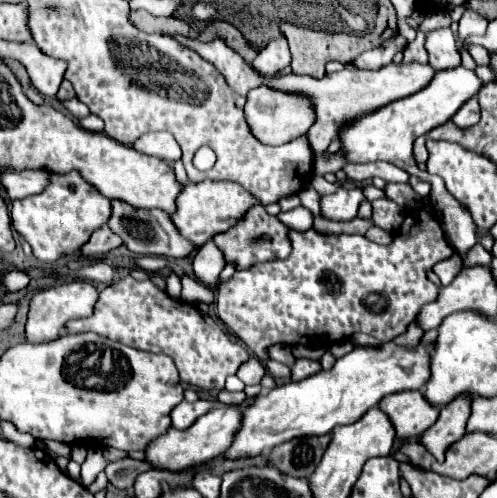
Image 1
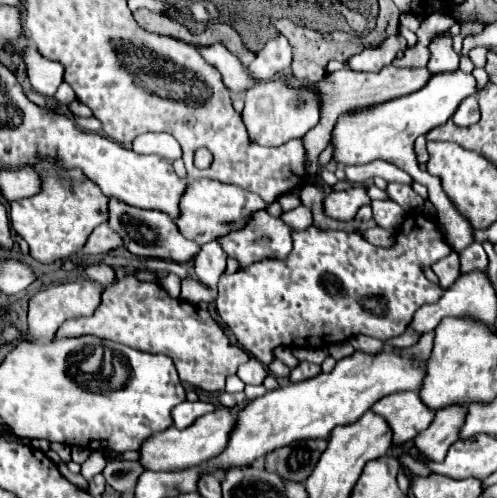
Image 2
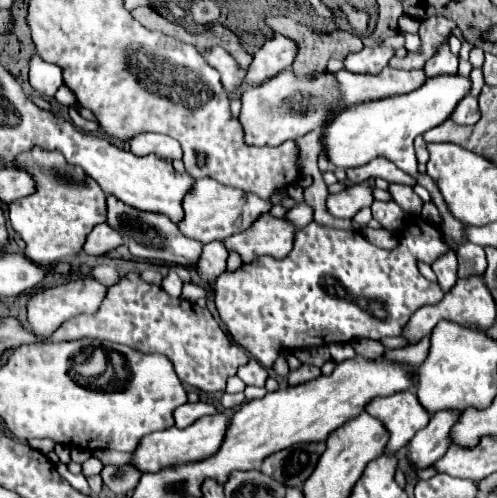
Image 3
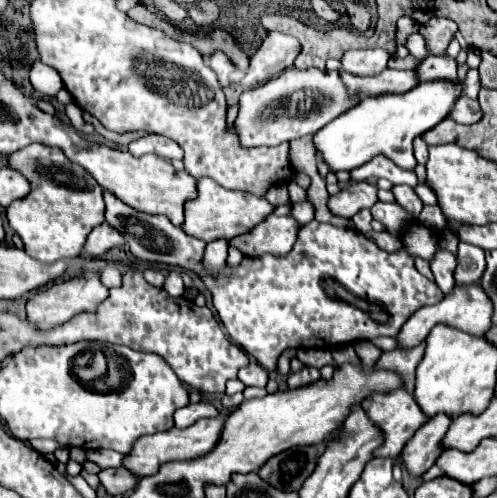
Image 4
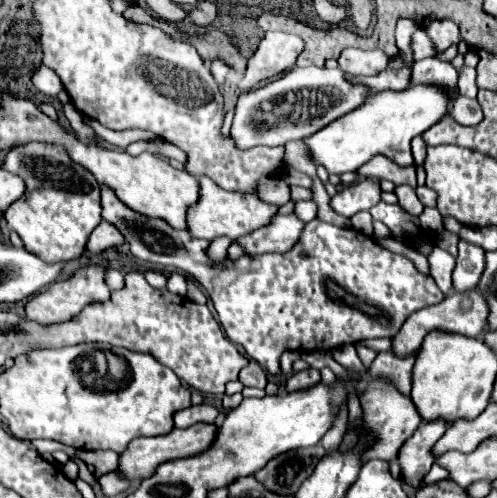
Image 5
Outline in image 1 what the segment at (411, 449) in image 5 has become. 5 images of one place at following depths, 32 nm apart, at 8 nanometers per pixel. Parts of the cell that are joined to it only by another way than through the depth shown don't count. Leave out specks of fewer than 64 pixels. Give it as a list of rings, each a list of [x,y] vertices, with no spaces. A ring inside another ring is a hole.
[[[460,396],[460,400],[452,400],[446,404],[438,416],[438,420],[420,436],[420,442],[434,454],[436,460],[444,460],[444,452],[450,444],[460,440],[466,432],[466,422],[470,416],[468,396]]]

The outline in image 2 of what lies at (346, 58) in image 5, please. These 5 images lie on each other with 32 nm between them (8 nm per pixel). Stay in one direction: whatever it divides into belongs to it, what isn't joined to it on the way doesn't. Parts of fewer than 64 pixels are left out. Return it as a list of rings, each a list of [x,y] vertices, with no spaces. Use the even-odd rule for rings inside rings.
[[[390,36],[378,48],[370,48],[370,50],[364,50],[364,52],[352,56],[348,60],[348,66],[352,70],[378,72],[396,58],[398,50],[404,50],[404,48],[406,48],[406,40],[402,36]]]

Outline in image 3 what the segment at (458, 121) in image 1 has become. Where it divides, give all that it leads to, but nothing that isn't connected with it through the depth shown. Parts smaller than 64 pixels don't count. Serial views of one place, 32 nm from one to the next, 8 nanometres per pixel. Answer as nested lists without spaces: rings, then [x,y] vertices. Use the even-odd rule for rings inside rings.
[[[466,96],[464,100],[460,100],[460,104],[456,106],[452,120],[460,126],[468,126],[468,124],[476,124],[480,120],[480,110],[478,110],[478,100],[474,96]]]

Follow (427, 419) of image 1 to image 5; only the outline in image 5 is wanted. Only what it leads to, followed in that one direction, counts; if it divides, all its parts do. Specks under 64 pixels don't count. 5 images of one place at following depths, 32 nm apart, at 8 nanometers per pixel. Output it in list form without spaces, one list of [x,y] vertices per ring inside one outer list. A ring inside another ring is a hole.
[[[374,382],[362,396],[360,396],[360,404],[364,410],[364,424],[368,430],[376,432],[376,444],[368,450],[368,454],[364,458],[372,460],[372,458],[380,458],[380,460],[394,460],[398,456],[398,450],[402,448],[402,444],[414,434],[414,430],[424,422],[420,420],[420,414],[416,412],[416,406],[412,402],[410,396],[398,392],[392,386],[386,384],[378,384]]]

